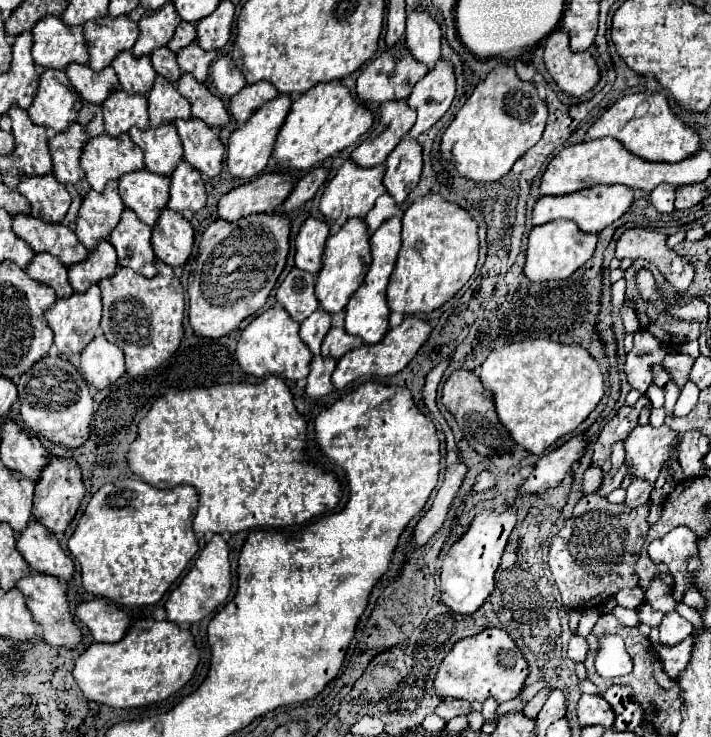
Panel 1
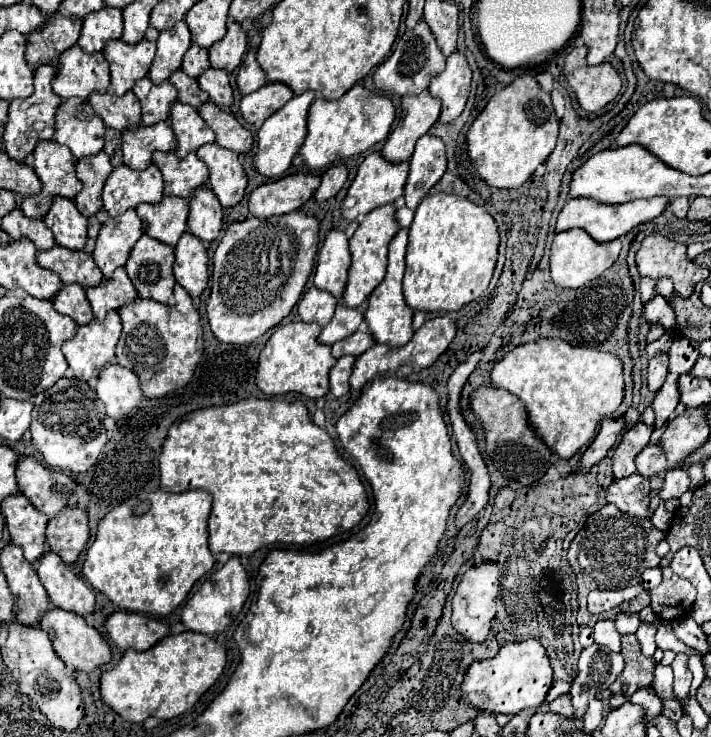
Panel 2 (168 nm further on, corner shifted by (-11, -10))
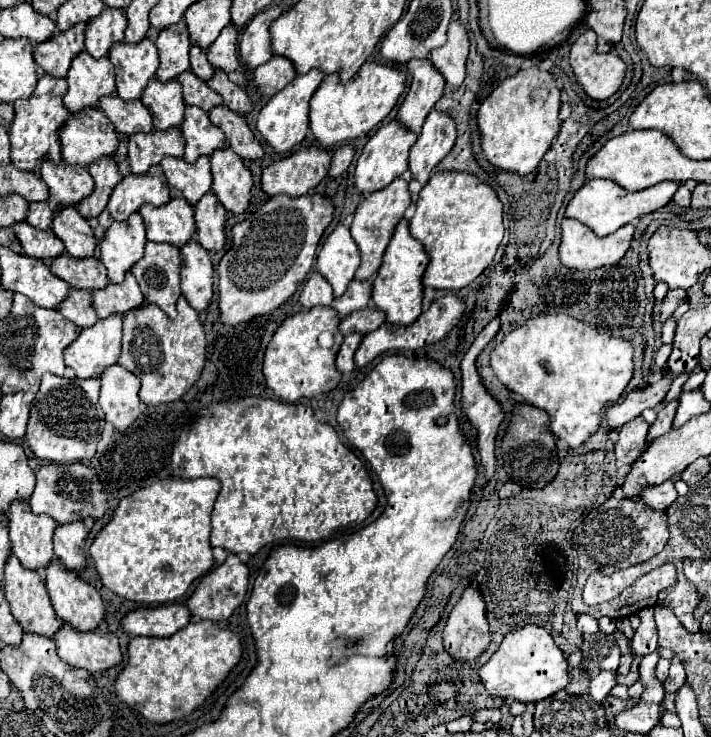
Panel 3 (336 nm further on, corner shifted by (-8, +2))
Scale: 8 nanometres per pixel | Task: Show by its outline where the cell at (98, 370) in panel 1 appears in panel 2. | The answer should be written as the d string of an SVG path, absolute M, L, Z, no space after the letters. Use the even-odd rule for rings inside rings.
M119 364L105 366L103 374L99 374L95 390L105 404L107 416L113 420L125 418L143 400L137 376Z

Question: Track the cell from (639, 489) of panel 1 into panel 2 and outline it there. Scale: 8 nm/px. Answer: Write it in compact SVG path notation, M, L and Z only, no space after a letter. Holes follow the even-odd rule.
M669 470L665 472L665 486L663 490L659 490L661 500L669 500L669 498L679 498L681 494L685 494L689 490L691 478L687 474L687 470Z

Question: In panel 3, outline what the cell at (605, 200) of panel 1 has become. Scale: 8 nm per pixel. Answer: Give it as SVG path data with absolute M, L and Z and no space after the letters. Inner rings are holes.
M588 180L580 190L574 192L572 200L566 206L564 216L580 220L596 236L608 236L608 234L616 232L620 226L632 222L634 218L666 206L672 200L678 186L680 184L676 184L676 182L664 182L664 184L656 184L656 186L640 190L640 192L628 192L628 190L620 188L618 184L612 184L610 180Z

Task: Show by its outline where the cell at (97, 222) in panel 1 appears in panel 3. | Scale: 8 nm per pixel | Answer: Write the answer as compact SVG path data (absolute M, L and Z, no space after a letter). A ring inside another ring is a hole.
M138 212L124 222L112 222L100 240L100 262L106 266L110 282L124 280L124 272L144 254L144 244L144 220Z

